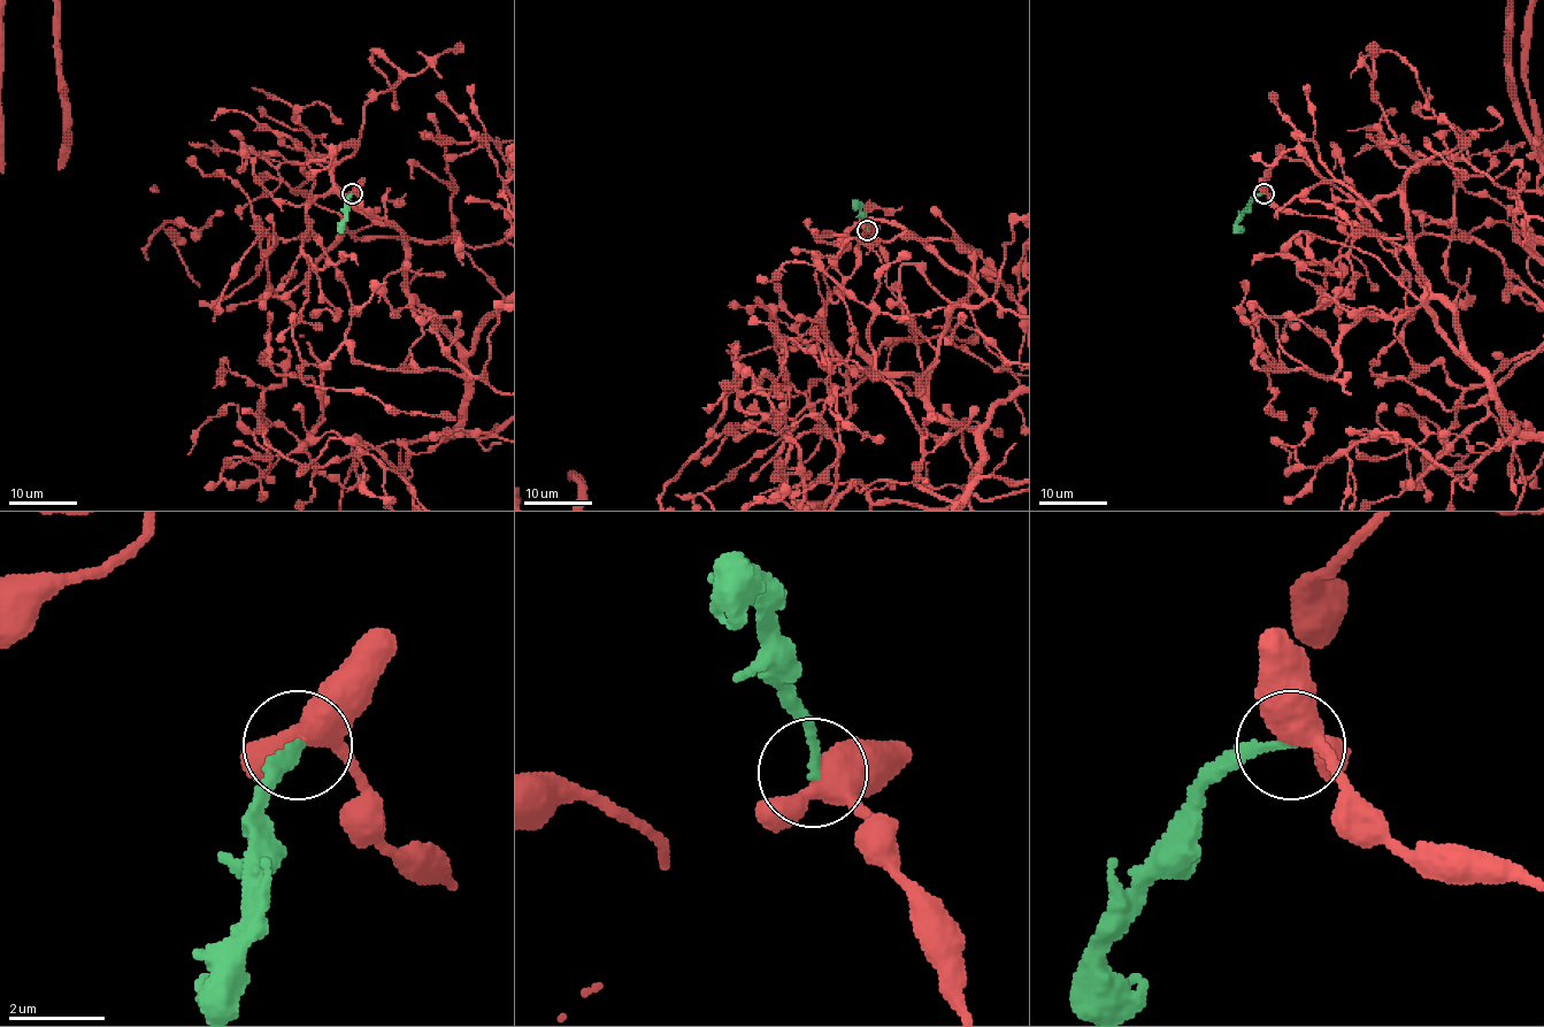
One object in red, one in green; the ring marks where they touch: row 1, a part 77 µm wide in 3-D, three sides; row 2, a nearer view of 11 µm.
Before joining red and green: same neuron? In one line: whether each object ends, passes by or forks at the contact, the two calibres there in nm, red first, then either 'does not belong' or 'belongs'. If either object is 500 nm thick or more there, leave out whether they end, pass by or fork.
red forks | green ends | 400/190 nm | does not belong

